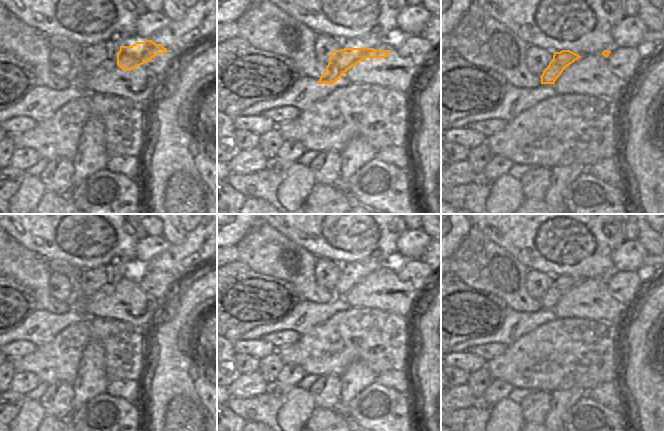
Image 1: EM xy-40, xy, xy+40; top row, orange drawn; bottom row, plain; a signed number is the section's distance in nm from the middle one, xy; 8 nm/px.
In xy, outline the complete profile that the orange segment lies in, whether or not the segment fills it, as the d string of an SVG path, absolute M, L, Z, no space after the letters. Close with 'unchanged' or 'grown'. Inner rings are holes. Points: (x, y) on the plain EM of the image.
M344 272L334 274L329 281L329 287L321 299L318 308L334 308L350 292L366 282L386 282L391 274L376 274L374 272Z | unchanged

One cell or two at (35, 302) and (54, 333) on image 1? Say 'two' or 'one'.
two

